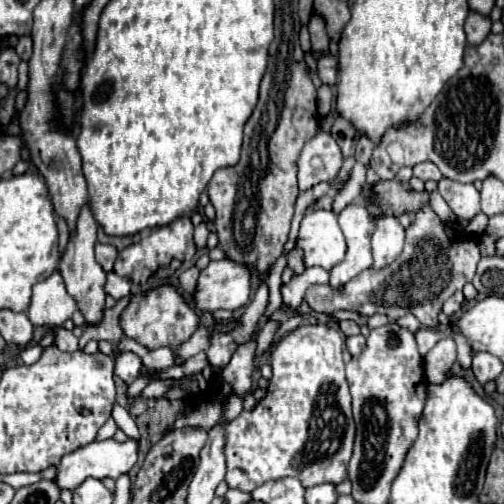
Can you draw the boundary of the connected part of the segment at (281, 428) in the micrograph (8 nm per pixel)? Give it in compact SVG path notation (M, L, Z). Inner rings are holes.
M301 325L273 347L273 377L269 381L265 399L261 399L255 409L243 411L225 429L225 483L231 489L249 493L255 487L281 477L295 477L303 487L321 483L337 485L345 481L347 465L353 453L355 421L351 415L351 395L345 379L345 363L341 357L343 345L345 335L339 329L329 325Z

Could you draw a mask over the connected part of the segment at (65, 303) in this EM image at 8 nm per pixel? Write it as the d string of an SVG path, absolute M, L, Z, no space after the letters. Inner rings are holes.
M53 273L45 281L33 285L33 297L29 305L29 319L37 327L55 329L61 327L67 319L71 319L77 305L73 305L73 297L65 293L65 283L59 273Z

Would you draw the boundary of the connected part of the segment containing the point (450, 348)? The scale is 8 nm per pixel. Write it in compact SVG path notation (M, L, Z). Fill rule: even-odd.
M447 337L425 355L425 375L429 383L443 383L455 365L455 341Z

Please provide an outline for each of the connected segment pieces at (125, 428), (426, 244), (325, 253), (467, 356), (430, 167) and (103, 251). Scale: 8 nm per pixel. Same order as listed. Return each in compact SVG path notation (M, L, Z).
M115 405L113 407L113 419L115 419L115 423L117 423L117 427L129 437L129 439L133 439L133 441L139 441L139 429L137 429L137 425L135 425L135 421L133 421L133 417L129 415L129 411L127 409L123 409L121 405Z
M423 207L407 229L405 249L397 261L393 261L393 265L379 271L365 269L339 289L333 289L331 285L311 285L305 293L305 301L313 311L333 313L347 309L365 317L383 313L391 321L403 317L405 313L413 313L423 327L437 327L437 315L445 299L449 299L457 289L463 289L463 285L473 279L479 259L481 255L475 239L465 237L461 241L451 241L445 235L445 223L431 207Z
M309 209L301 221L299 243L307 267L319 265L331 271L345 259L345 237L339 229L337 215L325 209Z
M455 337L455 341L457 341L457 361L459 361L459 365L463 367L463 369L469 369L471 367L471 353L469 353L469 345L465 343L465 339L463 337Z
M419 163L419 165L415 165L415 167L413 167L413 175L419 177L419 179L423 179L423 181L429 181L429 179L441 181L441 179L443 179L441 171L439 171L437 165L433 165L433 163Z
M95 245L95 259L105 271L113 271L113 263L117 259L117 249L113 245Z

